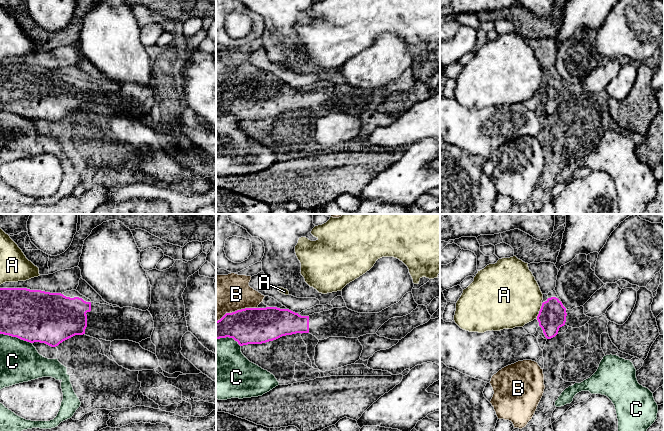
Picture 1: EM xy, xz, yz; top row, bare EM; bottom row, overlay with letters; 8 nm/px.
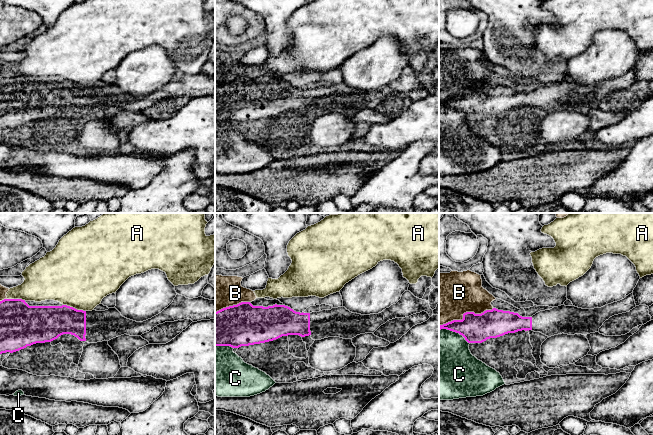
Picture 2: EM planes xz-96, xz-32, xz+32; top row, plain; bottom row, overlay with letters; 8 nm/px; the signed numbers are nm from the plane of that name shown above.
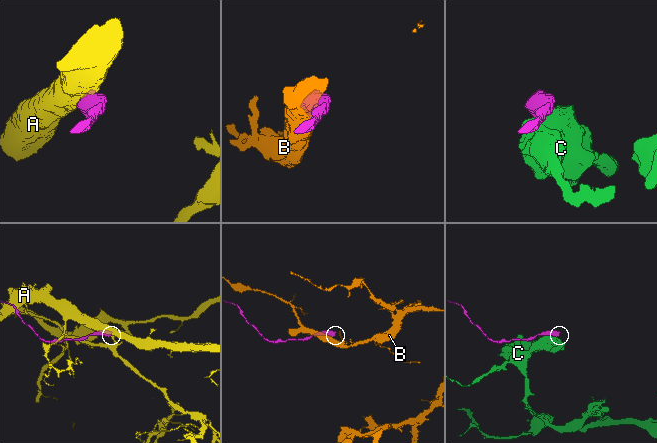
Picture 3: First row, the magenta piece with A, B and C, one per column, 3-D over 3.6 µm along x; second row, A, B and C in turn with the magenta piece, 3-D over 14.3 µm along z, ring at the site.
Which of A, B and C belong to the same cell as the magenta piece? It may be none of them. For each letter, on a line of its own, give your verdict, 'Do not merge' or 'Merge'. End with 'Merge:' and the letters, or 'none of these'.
A: Do not merge
B: Do not merge
C: Do not merge
Merge: none of these

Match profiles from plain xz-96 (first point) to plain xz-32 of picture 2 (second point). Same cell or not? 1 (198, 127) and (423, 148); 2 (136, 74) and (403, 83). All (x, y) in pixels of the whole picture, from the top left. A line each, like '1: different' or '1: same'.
1: different
2: different

